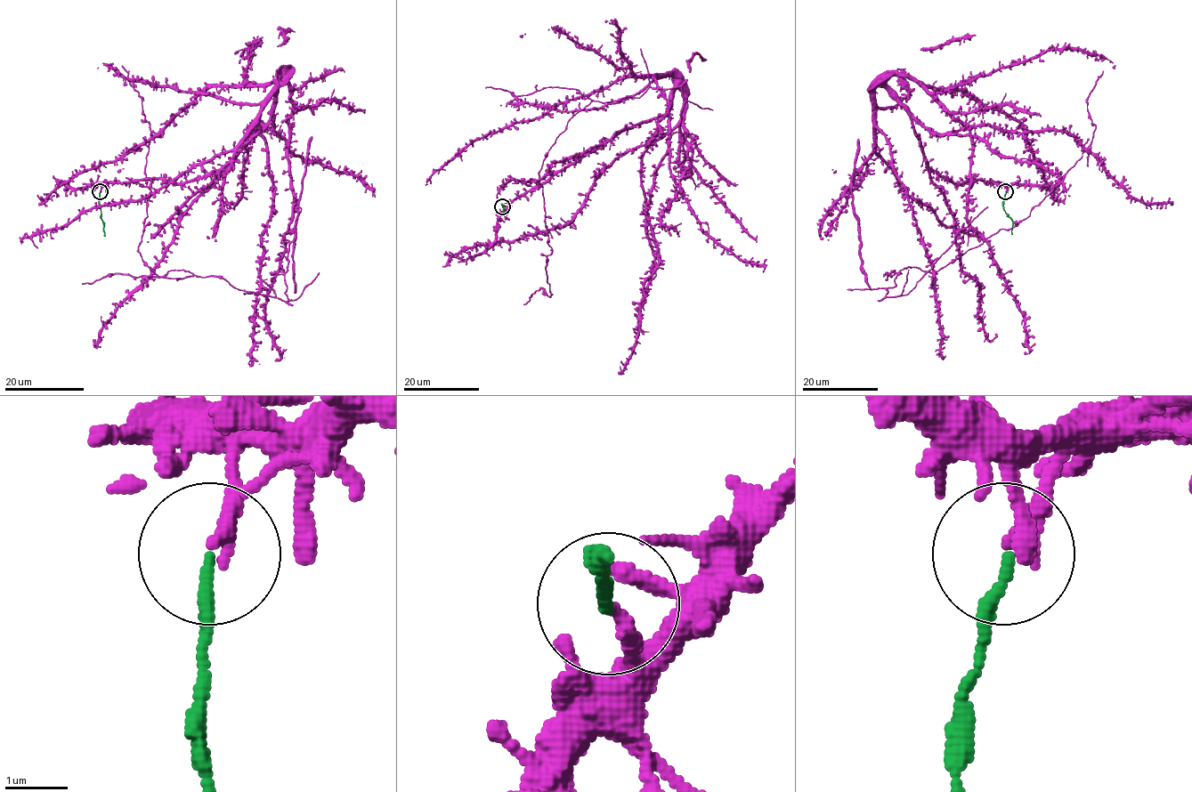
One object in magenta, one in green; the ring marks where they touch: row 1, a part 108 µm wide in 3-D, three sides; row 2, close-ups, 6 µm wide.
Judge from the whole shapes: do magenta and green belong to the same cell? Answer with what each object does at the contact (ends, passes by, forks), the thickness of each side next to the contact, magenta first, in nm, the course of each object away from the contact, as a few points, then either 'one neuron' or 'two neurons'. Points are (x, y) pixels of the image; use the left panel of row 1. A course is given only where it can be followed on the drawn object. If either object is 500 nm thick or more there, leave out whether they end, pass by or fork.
magenta ends there; green ends there; 280 nm thick on the magenta side, 190 nm on the other; magenta runs (100, 190), (222, 168), (267, 122), (288, 70), (290, 300), (143, 262), (151, 136), (121, 65); green runs (100, 191), (105, 236); two neurons

